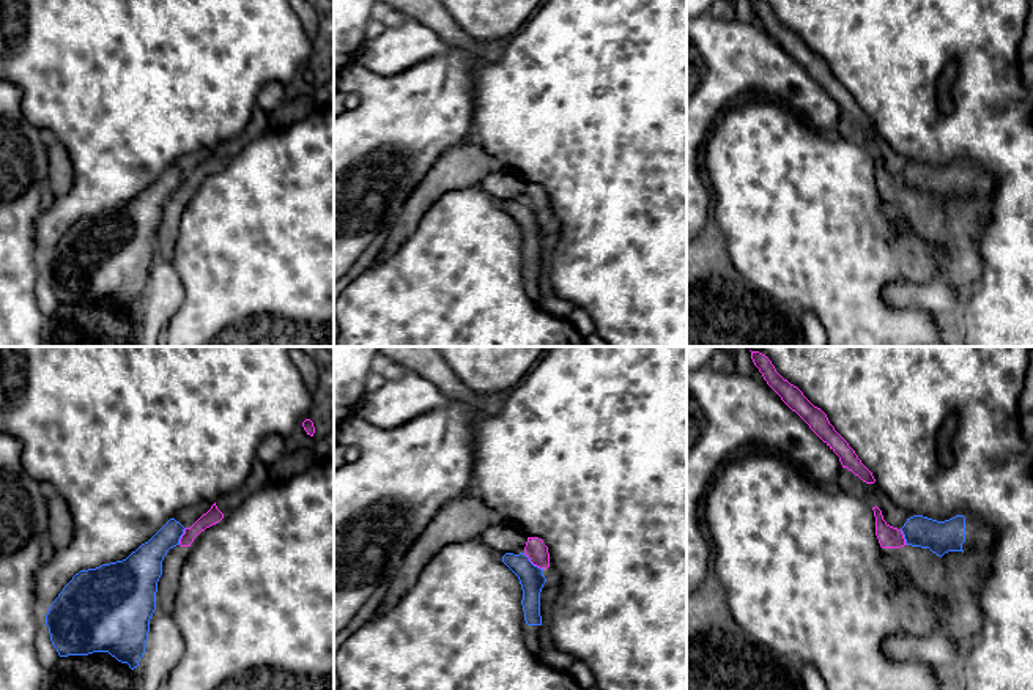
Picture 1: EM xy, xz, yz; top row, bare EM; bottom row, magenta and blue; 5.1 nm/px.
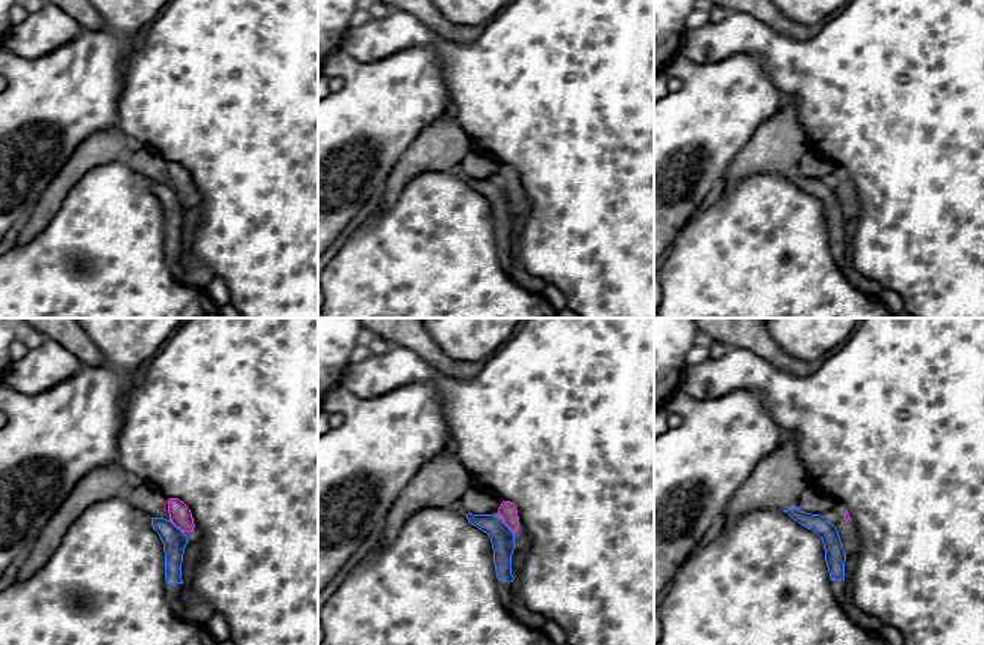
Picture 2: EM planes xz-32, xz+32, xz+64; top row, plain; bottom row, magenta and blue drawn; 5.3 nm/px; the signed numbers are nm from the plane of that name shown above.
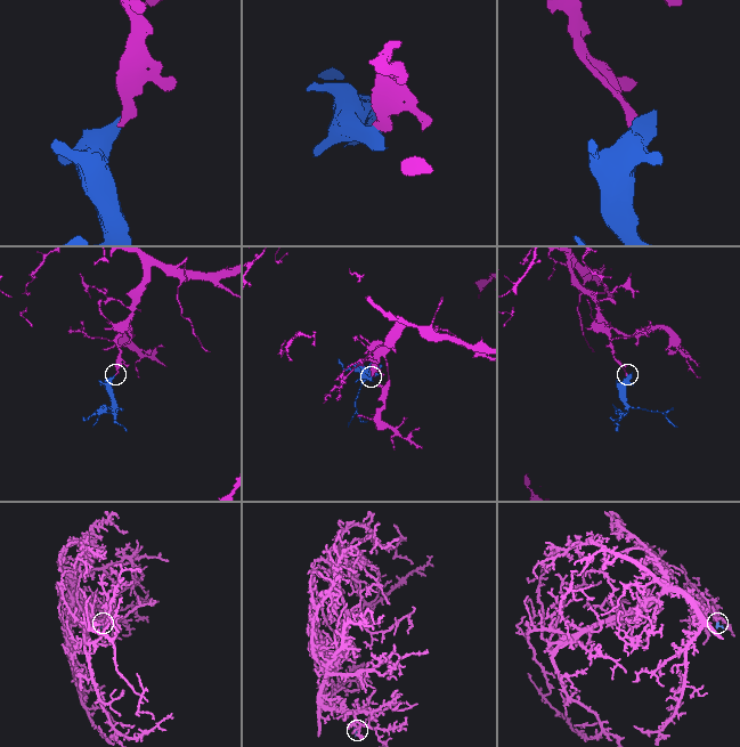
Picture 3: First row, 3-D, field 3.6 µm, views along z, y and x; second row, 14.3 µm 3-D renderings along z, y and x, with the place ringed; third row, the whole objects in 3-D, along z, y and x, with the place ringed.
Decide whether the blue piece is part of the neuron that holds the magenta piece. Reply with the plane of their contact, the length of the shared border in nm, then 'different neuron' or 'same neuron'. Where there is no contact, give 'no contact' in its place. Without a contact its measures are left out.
xz | 130 nm | different neuron

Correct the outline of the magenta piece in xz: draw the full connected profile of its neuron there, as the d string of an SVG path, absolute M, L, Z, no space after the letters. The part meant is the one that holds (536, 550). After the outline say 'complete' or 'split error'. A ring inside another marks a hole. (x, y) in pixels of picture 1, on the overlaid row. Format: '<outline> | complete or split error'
M528 537L524 555L529 558L529 561L540 567L548 569L550 567L550 553L548 547L543 543L539 537Z | complete

